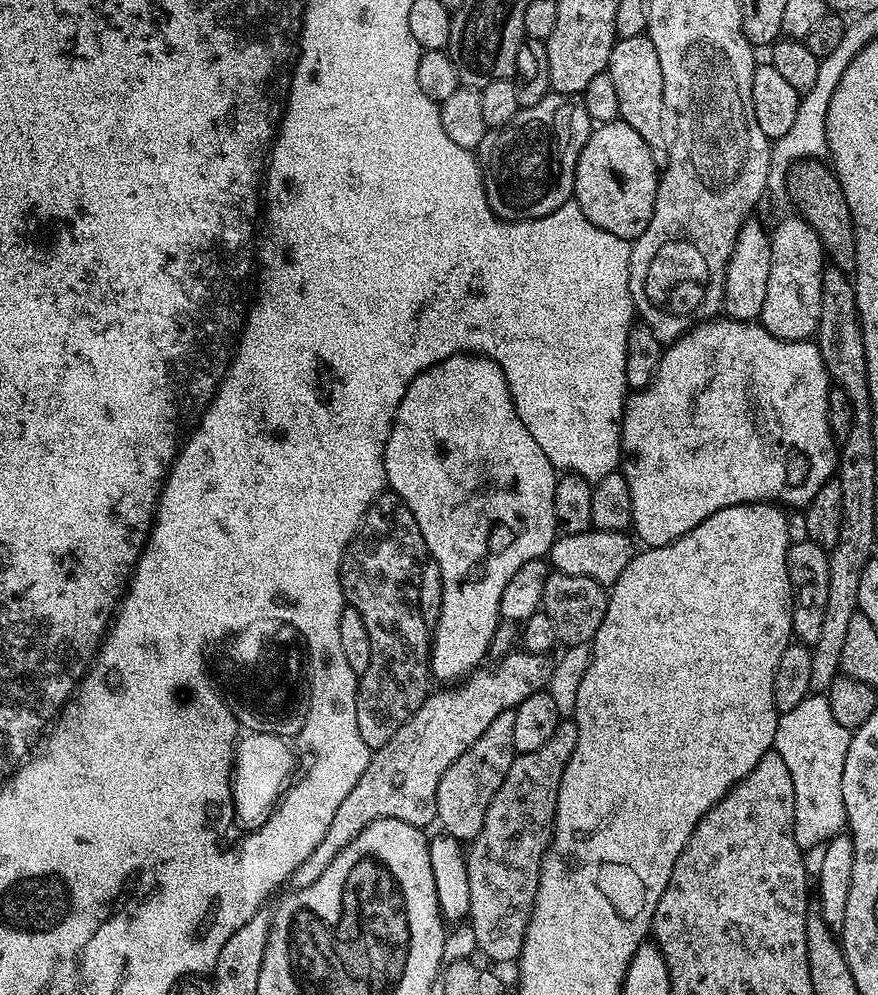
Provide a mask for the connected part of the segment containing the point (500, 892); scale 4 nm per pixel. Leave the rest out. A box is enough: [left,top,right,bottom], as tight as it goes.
[467,719,578,961]

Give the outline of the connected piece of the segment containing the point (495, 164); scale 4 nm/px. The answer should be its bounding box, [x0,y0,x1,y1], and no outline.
[478,94,593,220]

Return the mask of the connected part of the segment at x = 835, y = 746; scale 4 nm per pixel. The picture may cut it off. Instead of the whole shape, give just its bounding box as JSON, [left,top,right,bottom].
[773,693,851,850]

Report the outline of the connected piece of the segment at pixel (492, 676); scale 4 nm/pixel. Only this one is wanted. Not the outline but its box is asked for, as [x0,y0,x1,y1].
[291,650,553,888]

